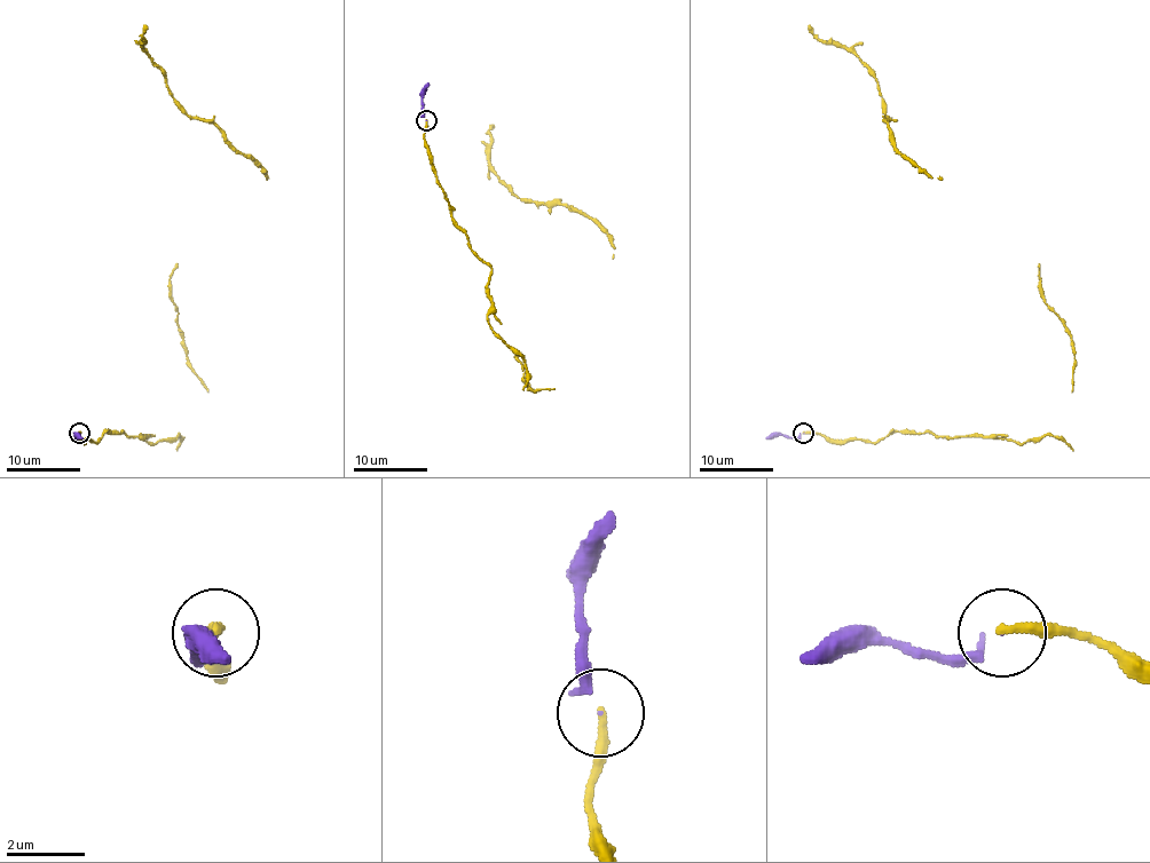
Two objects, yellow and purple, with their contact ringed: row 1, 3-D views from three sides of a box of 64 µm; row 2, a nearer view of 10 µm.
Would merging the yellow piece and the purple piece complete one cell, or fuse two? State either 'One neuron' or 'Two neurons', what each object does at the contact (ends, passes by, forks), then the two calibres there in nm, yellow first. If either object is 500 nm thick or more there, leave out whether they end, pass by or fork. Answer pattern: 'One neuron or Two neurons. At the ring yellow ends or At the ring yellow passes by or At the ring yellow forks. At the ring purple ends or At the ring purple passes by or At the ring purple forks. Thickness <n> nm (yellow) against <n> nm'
One neuron. At the ring yellow ends. At the ring purple passes by. Thickness 240 nm (yellow) against 70 nm

